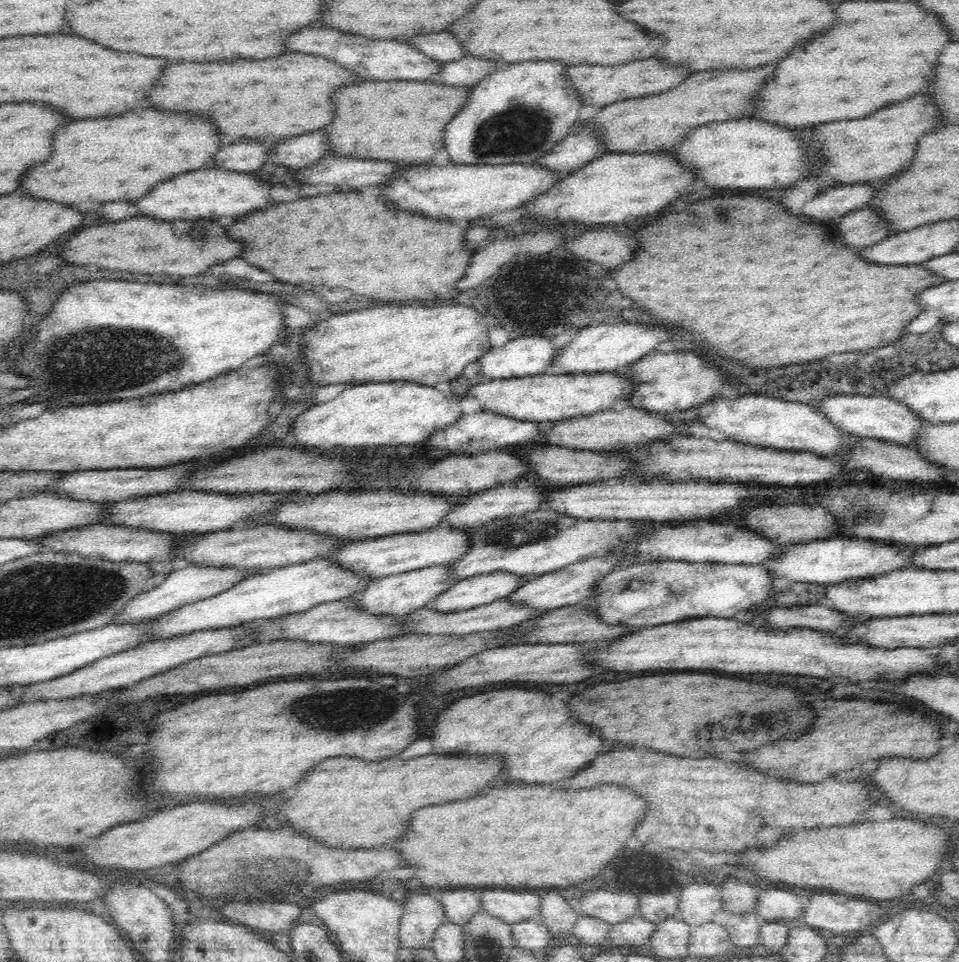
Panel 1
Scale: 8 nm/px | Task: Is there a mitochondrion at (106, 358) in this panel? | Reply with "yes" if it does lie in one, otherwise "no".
yes

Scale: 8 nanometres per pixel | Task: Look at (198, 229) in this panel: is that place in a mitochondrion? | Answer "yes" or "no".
yes

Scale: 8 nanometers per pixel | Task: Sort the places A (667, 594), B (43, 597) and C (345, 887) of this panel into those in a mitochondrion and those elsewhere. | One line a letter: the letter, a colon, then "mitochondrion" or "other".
A: mitochondrion
B: mitochondrion
C: other

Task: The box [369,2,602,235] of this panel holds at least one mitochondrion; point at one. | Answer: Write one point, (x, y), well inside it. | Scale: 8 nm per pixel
(514, 132)

